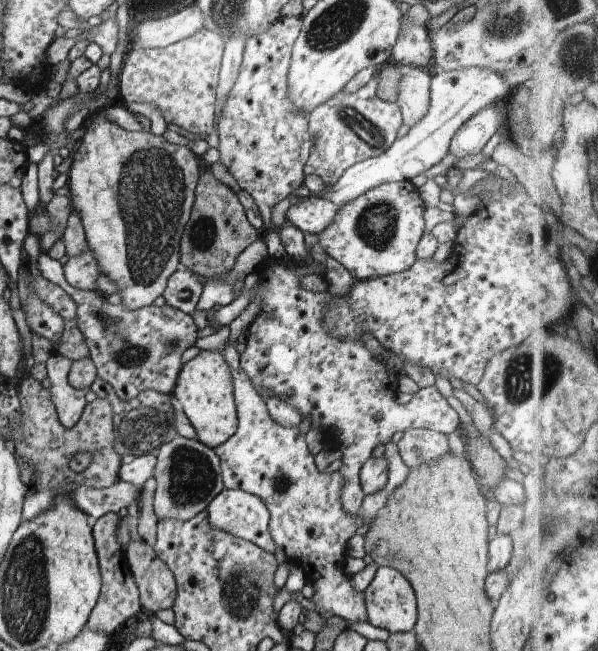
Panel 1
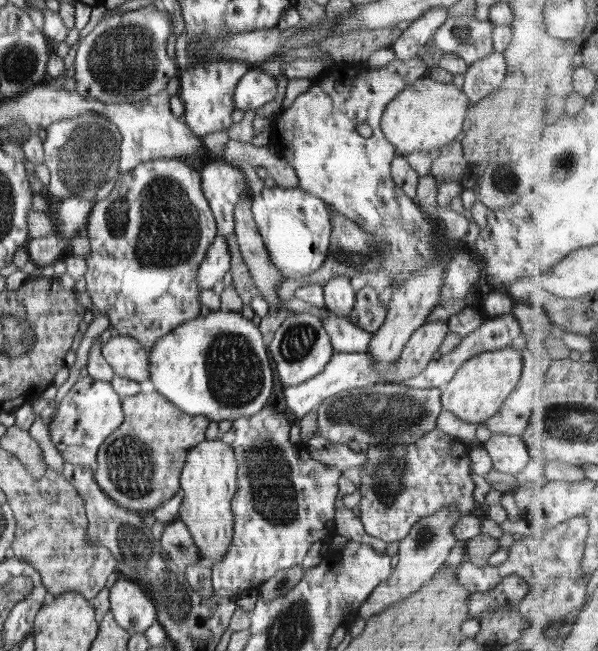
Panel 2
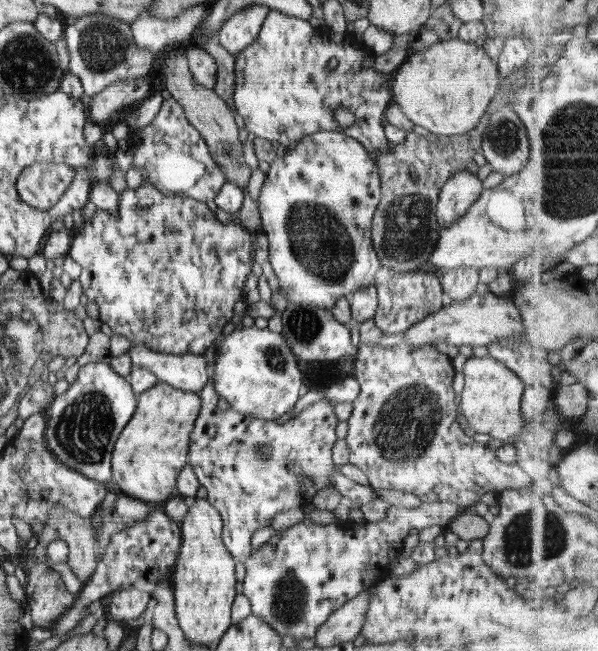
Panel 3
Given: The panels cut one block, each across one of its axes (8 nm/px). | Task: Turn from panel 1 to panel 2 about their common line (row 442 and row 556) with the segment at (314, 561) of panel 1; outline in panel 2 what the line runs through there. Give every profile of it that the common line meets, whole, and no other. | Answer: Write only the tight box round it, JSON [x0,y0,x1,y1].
[210,406,343,599]

